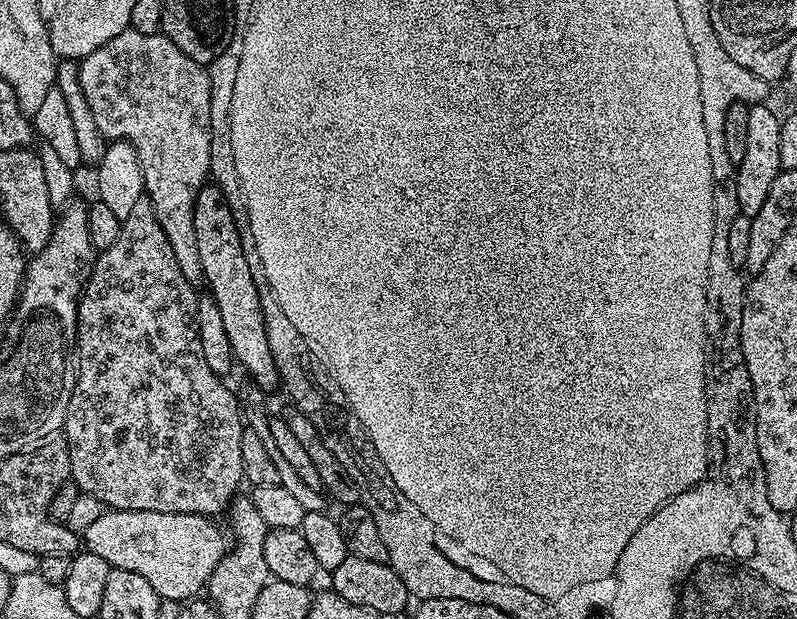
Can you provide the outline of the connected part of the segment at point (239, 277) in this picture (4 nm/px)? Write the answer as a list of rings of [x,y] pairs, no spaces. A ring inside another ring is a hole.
[[[209,182],[205,184],[202,190],[198,190],[196,195],[196,201],[194,202],[194,230],[198,234],[198,258],[202,261],[202,270],[204,271],[203,283],[208,284],[207,291],[216,299],[216,305],[218,306],[218,311],[222,313],[222,322],[226,326],[226,338],[230,338],[230,350],[234,357],[235,363],[240,364],[242,367],[248,371],[248,376],[253,380],[255,387],[259,391],[265,394],[271,394],[275,388],[279,389],[281,387],[280,375],[278,374],[278,366],[274,366],[274,356],[270,354],[270,338],[266,338],[266,322],[264,321],[264,307],[260,301],[260,295],[258,294],[258,286],[254,286],[254,274],[250,274],[250,262],[246,262],[246,254],[242,250],[242,238],[238,234],[238,226],[234,222],[234,214],[232,213],[232,204],[226,198],[226,194],[216,185],[214,182]]]

